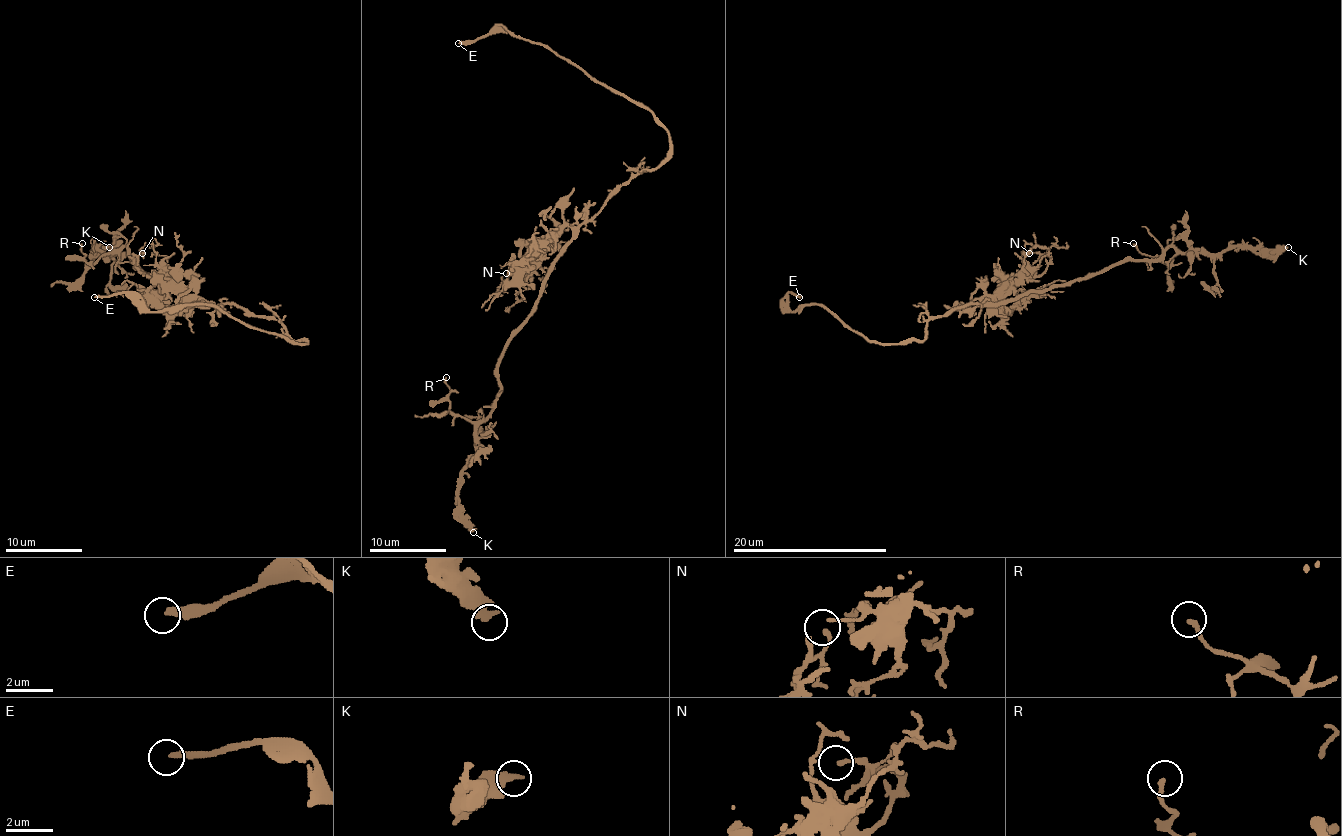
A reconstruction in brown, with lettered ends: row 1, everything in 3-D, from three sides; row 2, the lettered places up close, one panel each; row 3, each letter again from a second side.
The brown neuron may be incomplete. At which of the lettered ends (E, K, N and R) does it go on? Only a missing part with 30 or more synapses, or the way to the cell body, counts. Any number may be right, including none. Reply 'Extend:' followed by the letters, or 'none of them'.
Extend: E

